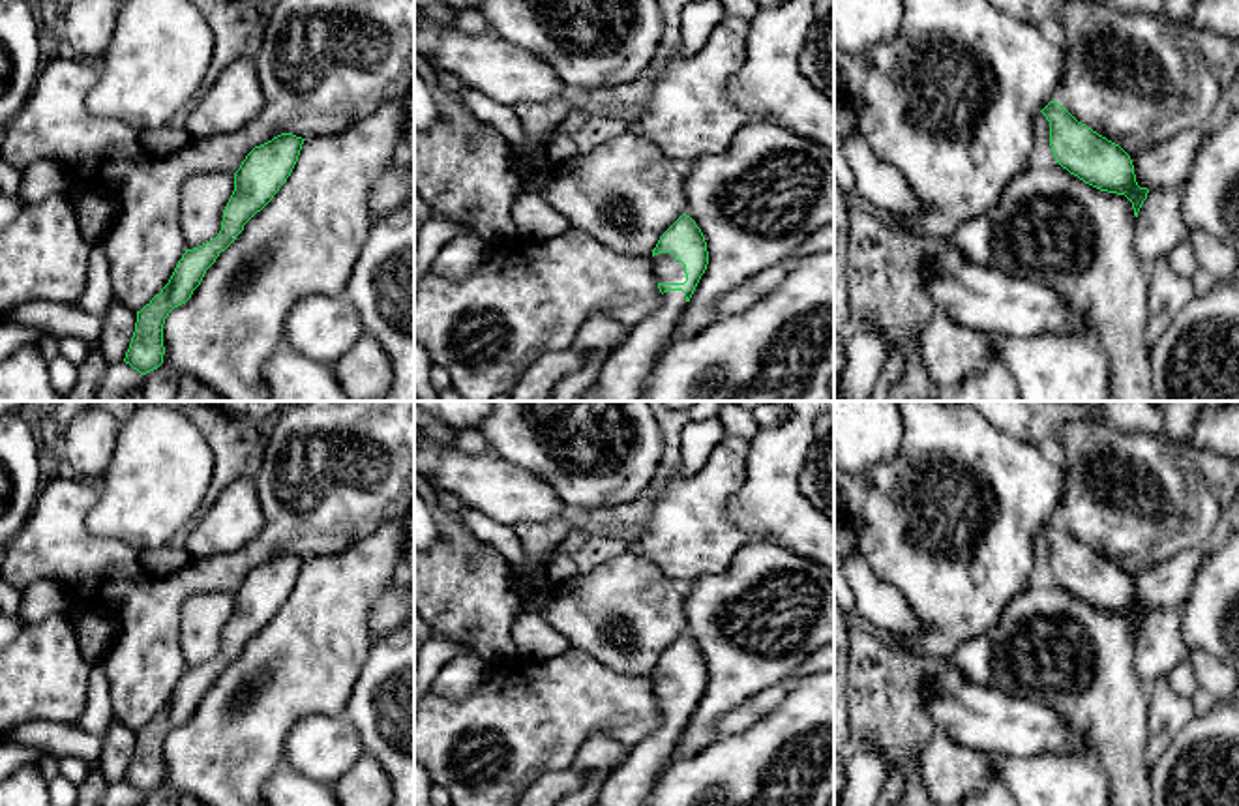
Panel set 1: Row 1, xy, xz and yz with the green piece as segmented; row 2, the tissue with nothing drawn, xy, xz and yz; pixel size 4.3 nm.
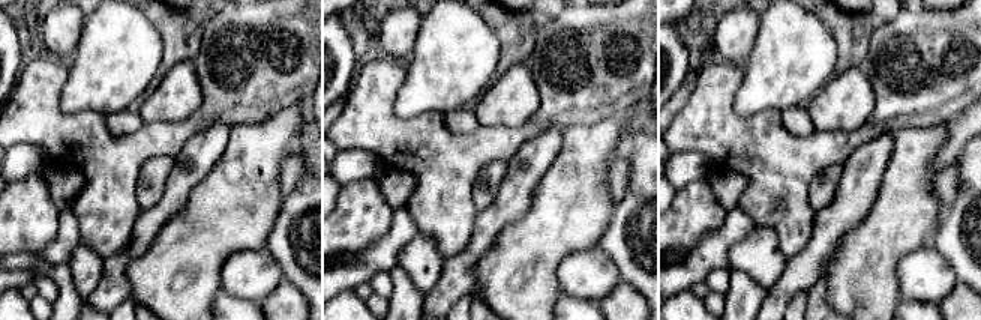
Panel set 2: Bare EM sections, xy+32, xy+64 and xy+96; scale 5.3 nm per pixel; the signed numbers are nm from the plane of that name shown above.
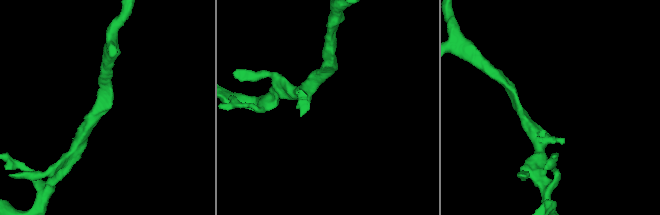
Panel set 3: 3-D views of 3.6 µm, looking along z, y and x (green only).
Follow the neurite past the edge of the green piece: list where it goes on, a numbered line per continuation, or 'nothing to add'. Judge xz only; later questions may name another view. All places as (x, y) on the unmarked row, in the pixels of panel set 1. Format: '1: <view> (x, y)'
1: xz (666, 688)

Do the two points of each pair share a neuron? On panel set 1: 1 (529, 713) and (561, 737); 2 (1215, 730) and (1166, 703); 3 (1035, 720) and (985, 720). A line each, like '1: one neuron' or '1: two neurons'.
1: one neuron
2: two neurons
3: one neuron

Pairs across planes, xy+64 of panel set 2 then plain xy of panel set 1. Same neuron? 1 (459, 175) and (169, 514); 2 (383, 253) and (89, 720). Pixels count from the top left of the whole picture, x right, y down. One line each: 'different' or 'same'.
1: different
2: same

